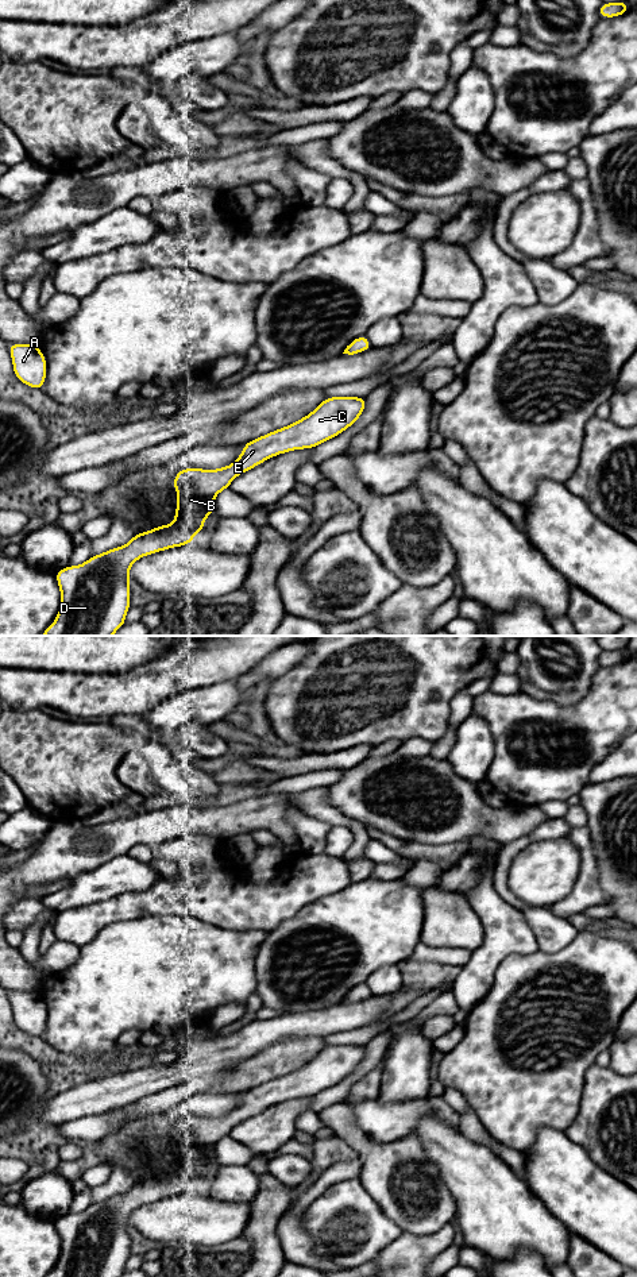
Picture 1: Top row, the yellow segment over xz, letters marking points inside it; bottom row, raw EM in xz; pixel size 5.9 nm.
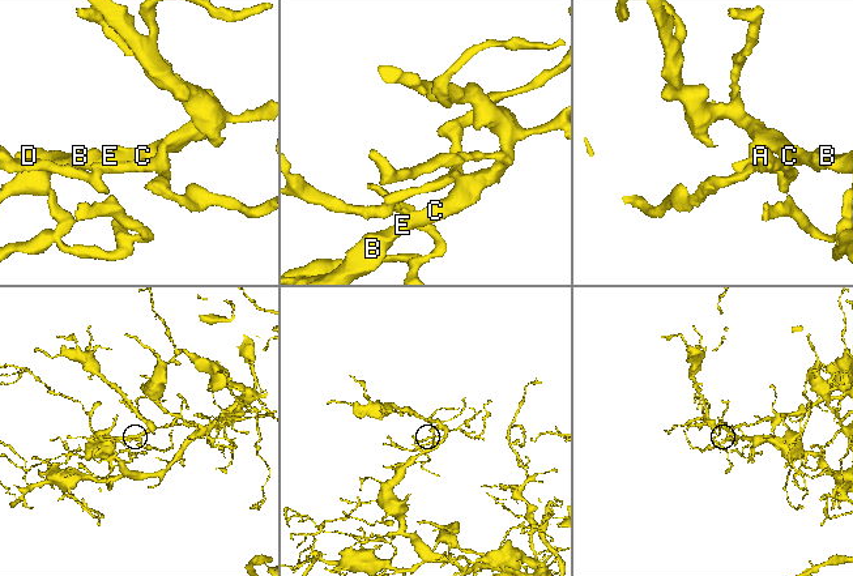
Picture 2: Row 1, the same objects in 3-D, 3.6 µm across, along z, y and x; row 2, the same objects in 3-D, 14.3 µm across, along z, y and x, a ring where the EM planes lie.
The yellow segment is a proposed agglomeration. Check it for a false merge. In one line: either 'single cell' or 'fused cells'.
single cell

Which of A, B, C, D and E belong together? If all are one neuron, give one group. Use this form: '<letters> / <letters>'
A B C D E

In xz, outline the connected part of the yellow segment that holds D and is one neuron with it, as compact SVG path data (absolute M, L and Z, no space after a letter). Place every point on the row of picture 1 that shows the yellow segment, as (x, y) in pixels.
M327 397L313 412L301 420L247 441L240 456L227 467L217 470L178 470L171 486L177 490L175 518L169 525L134 535L126 545L93 555L80 566L67 566L55 571L61 591L61 607L54 622L40 636L112 636L126 624L131 607L130 567L140 558L169 548L193 543L193 536L204 531L204 520L215 508L215 497L229 487L240 474L259 466L275 455L294 450L314 448L354 425L366 408L366 397Z

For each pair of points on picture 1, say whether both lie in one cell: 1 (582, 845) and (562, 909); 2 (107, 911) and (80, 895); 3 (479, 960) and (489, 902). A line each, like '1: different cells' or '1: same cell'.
1: same cell
2: different cells
3: same cell

